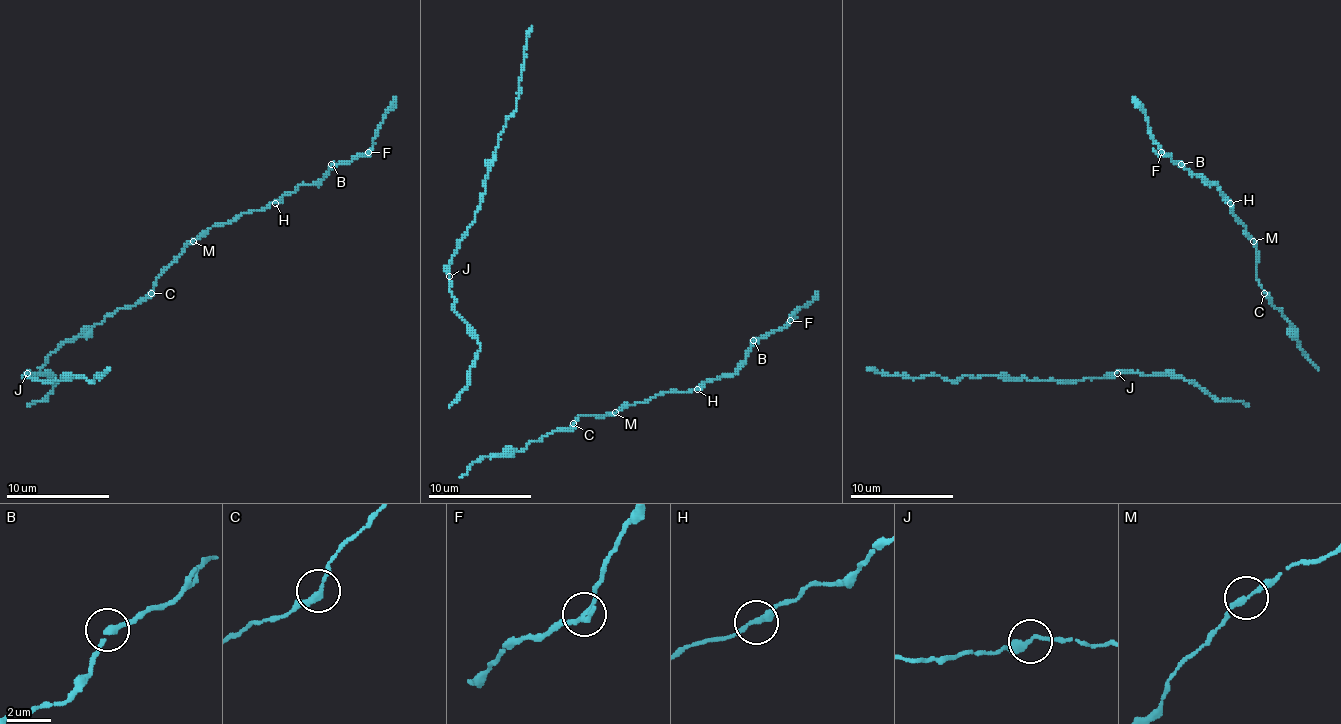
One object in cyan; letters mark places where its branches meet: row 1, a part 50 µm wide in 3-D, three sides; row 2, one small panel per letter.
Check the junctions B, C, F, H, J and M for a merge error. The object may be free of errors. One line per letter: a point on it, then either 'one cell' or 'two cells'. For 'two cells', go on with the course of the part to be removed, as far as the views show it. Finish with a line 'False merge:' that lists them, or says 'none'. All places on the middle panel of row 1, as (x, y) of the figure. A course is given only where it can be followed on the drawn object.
B: place (753, 340); one cell
C: place (573, 423); one cell
F: place (790, 320); two cells; course (789, 320), (818, 291)
H: place (697, 389); one cell
J: place (449, 276); one cell
M: place (615, 412); one cell
False merge: F

